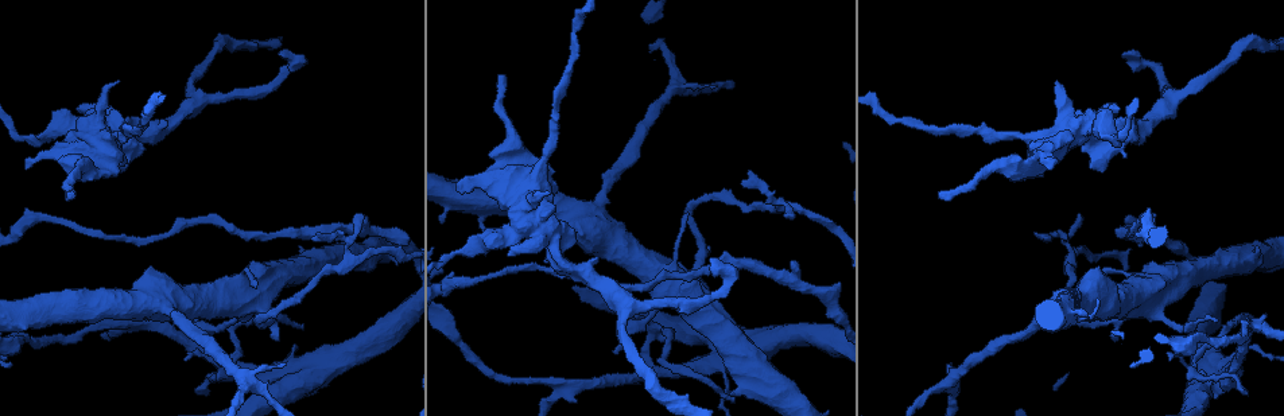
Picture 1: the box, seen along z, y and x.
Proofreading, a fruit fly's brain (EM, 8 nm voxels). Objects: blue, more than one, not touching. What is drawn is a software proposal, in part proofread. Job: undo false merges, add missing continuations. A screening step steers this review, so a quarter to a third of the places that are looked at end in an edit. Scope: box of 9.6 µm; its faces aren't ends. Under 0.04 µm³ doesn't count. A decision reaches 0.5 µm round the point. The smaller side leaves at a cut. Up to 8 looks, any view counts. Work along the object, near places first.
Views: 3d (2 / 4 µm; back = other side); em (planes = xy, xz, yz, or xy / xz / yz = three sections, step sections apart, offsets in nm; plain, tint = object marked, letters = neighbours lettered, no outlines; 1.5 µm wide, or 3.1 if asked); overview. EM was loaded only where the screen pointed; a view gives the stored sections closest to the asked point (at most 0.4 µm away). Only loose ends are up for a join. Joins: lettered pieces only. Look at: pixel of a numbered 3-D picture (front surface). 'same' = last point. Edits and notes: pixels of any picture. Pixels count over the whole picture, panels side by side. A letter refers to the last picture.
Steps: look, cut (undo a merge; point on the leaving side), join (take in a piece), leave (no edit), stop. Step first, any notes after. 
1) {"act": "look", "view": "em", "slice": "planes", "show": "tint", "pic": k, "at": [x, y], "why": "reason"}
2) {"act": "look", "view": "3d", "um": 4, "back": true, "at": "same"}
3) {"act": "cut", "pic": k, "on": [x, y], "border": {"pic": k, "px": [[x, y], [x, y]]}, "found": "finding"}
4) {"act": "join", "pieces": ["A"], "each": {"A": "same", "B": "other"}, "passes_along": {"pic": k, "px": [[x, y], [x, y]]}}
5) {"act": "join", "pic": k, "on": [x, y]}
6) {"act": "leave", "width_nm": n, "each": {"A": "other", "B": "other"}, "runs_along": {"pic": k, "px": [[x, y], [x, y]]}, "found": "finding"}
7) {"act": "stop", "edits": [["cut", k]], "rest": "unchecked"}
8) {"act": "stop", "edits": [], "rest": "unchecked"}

{"act": "look", "view": "3d", "um": 4, "pic": 1, "at": [301, 246], "why": "stops while still wide"}

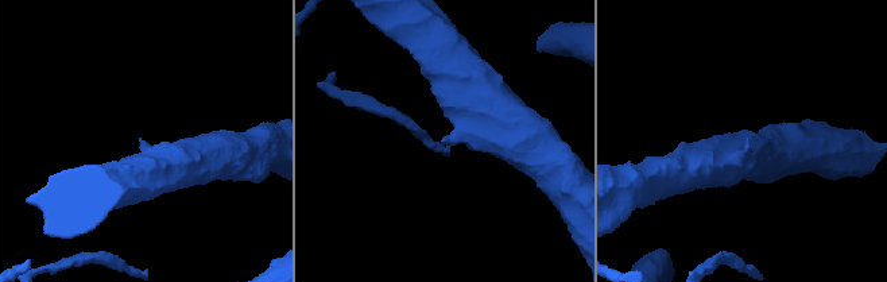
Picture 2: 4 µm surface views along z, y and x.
{"act": "look", "view": "em", "slice": "xz", "step": 8, "show": "tint", "pic": 2, "at": [747, 141]}

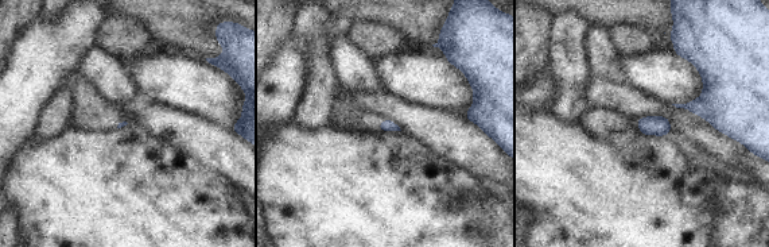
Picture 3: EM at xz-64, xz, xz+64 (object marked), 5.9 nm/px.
{"act": "look", "view": "em", "slice": "xz", "step": 8, "show": "letters", "at": "same"}

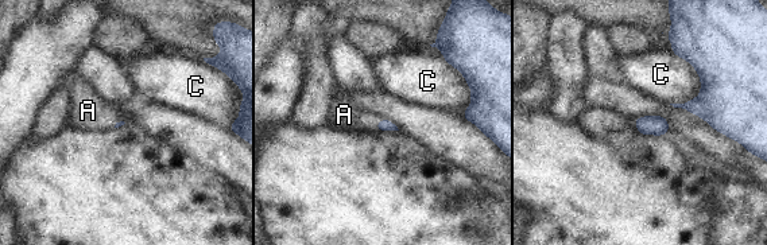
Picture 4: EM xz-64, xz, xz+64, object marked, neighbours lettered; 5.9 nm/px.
{"act": "join", "pieces": ["A"], "each": {"A": "same", "C": "other"}, "passes_along": {"pic": 4, "px": [[383, 124], [378, 124], [344, 115]]}, "found": "the neuron continues"}

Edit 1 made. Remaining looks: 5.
{"act": "look", "view": "overview"}

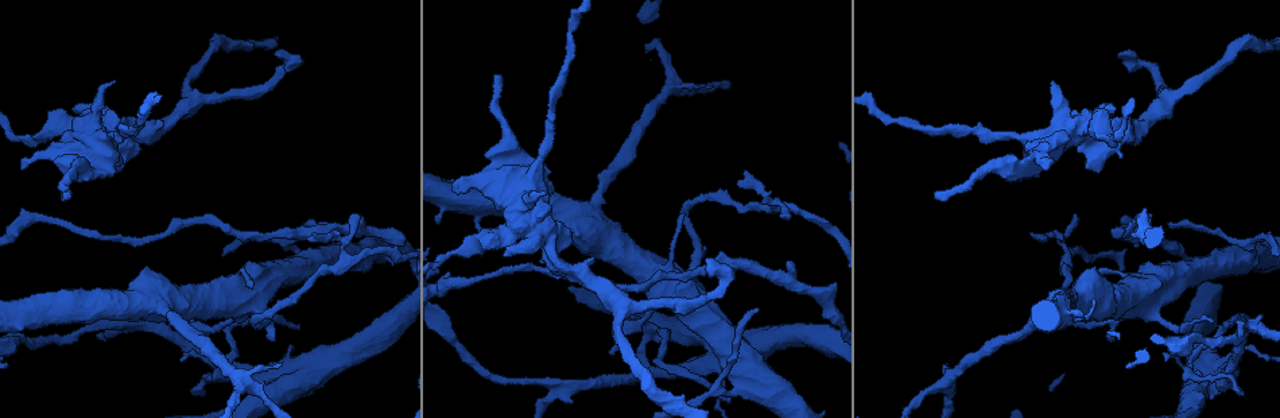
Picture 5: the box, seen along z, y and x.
{"act": "look", "view": "em", "slice": "xz", "step": 8, "show": "tint", "pic": 5, "at": [1164, 358], "why": "free end"}

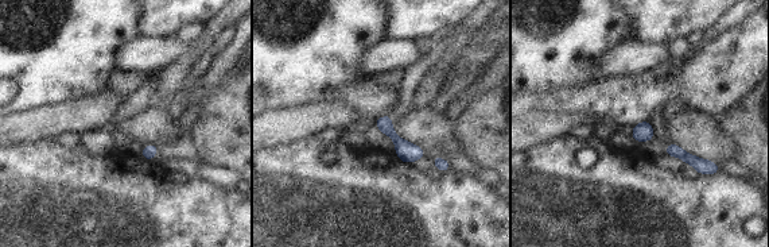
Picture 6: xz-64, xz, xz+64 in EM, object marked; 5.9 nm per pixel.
{"act": "look", "view": "em", "slice": "xz", "step": 8, "show": "letters", "at": "same"}

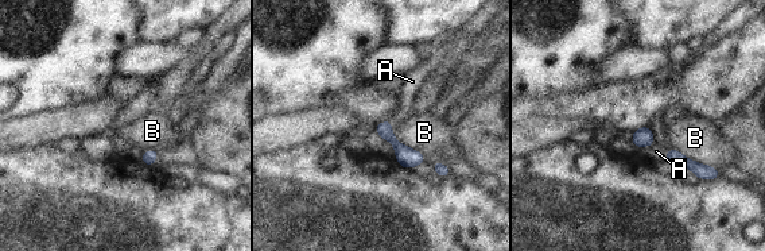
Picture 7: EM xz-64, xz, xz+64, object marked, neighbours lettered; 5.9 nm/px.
{"act": "leave", "longest_contact_nm": ["B", 300], "each": {"A": "other", "B": "other"}, "found": "none of them fits"}

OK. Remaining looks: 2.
{"act": "stop", "edits": [["join", 4]], "rest": "unchecked"}

